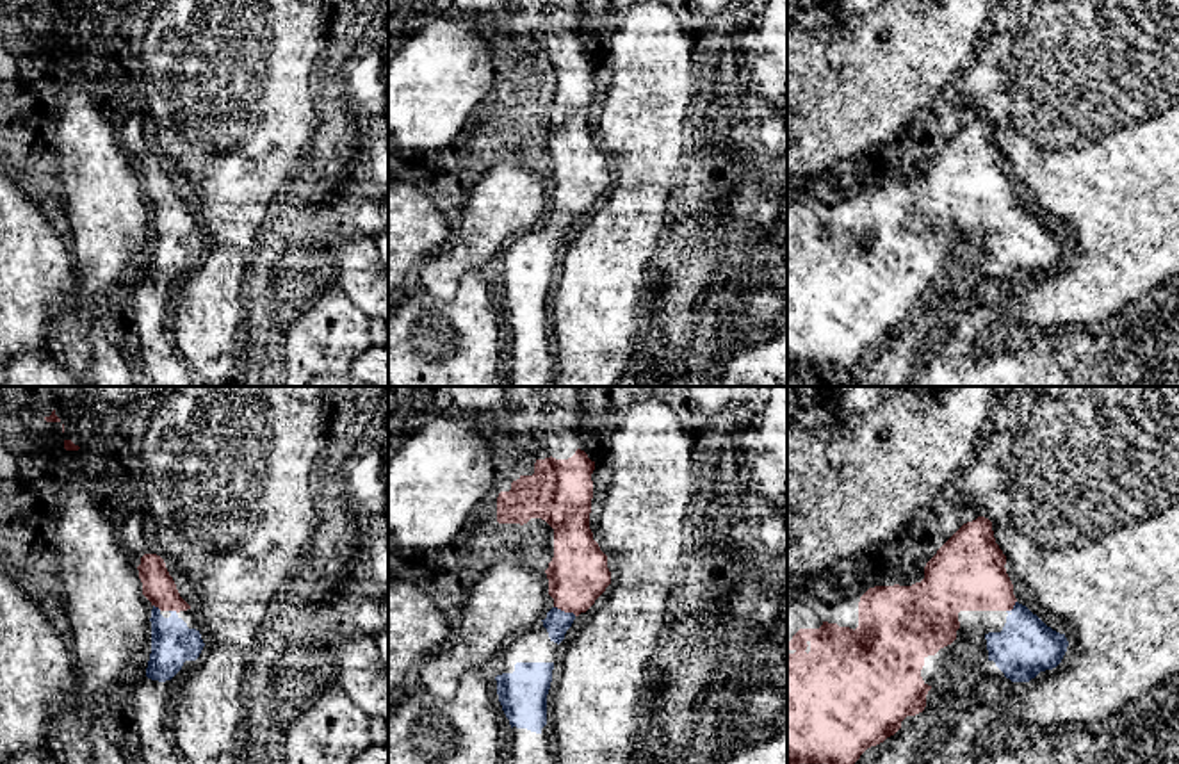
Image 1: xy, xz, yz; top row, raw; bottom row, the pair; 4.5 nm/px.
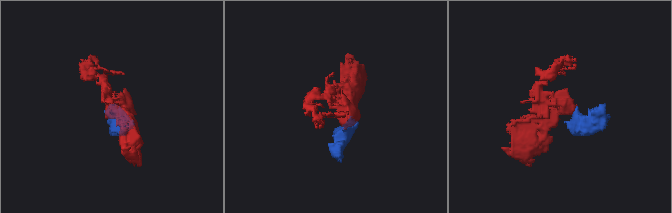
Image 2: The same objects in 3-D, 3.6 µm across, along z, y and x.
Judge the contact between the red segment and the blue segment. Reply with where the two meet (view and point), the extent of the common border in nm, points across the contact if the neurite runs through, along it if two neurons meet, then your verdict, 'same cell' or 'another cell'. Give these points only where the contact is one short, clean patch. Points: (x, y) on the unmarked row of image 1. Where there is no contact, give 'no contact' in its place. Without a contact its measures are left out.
xz (565, 212) | 110 nm | across xz (577, 175), (574, 195), (565, 212), (558, 223) | same cell

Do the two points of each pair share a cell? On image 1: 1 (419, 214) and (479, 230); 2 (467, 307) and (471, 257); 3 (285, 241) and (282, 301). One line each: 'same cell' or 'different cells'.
1: different cells
2: different cells
3: same cell

